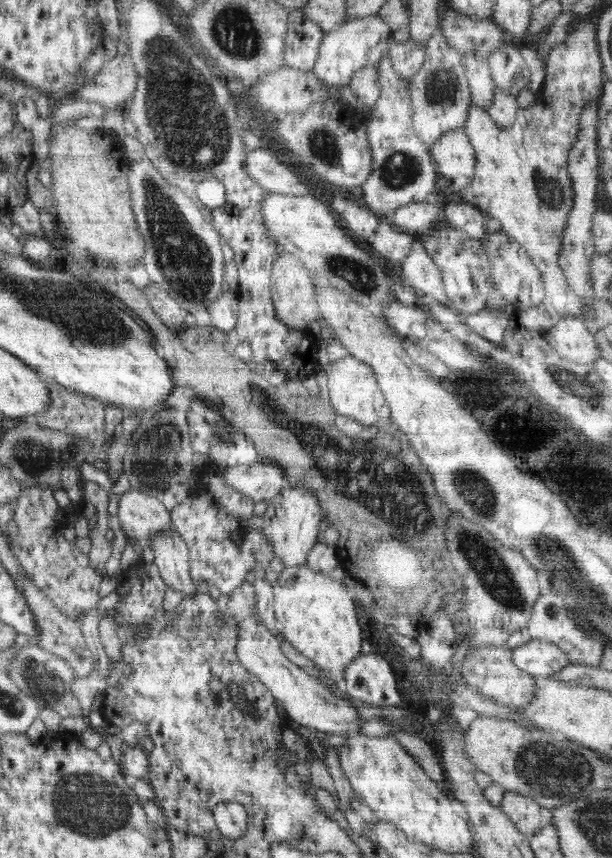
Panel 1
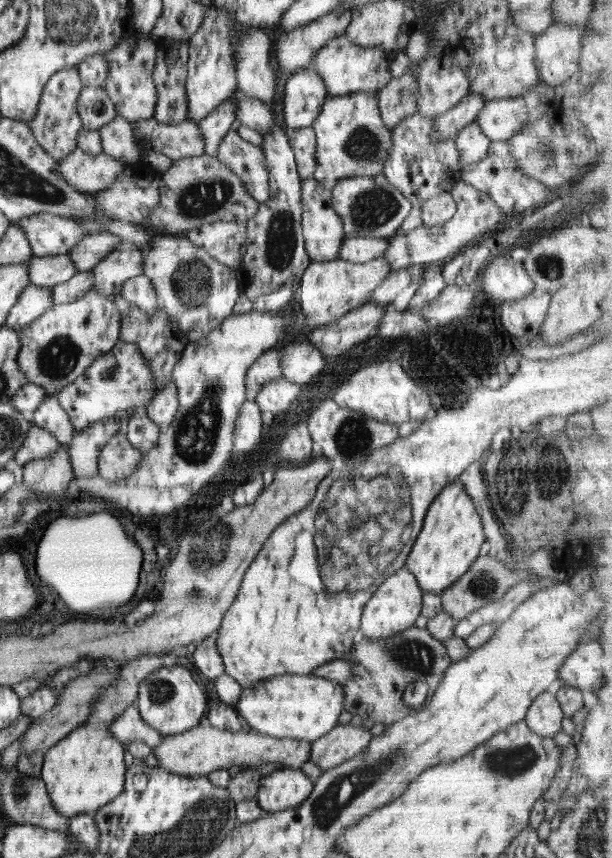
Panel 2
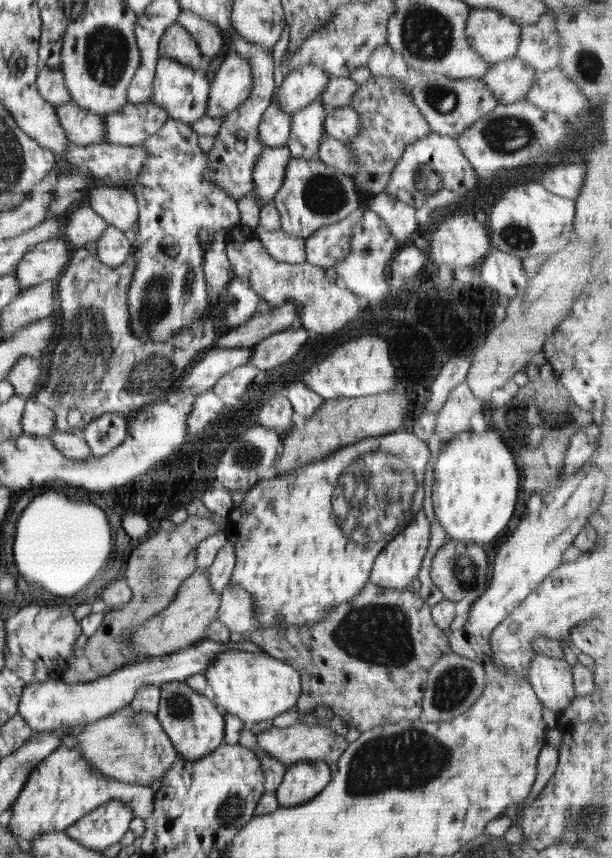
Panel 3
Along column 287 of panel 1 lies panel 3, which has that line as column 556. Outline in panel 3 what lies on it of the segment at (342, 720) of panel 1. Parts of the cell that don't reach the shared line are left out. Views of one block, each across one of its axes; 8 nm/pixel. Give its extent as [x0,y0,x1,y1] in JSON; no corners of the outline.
[528,654,576,717]

